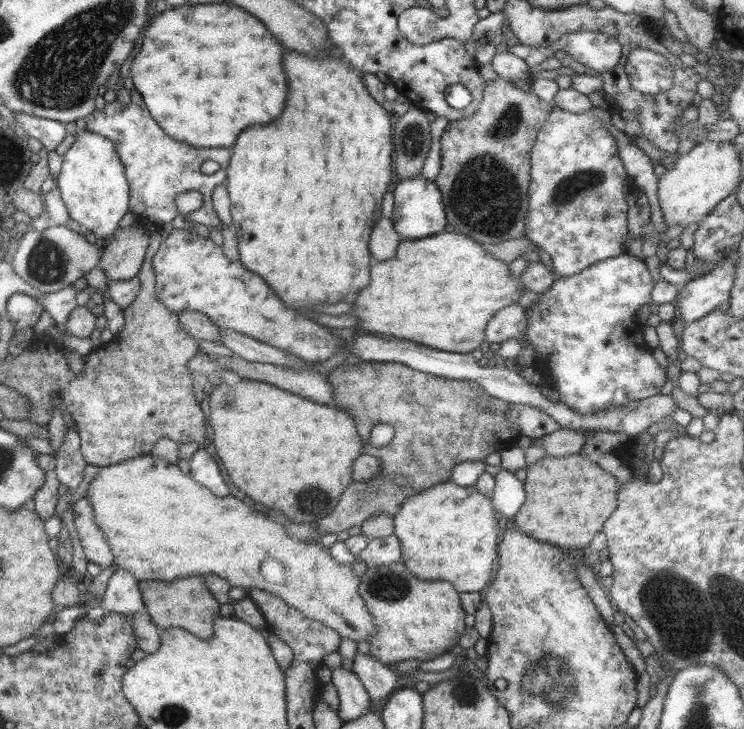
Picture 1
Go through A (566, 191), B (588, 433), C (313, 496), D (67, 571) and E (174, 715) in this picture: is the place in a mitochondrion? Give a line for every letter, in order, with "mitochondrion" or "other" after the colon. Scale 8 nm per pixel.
A: mitochondrion
B: other
C: mitochondrion
D: other
E: mitochondrion

